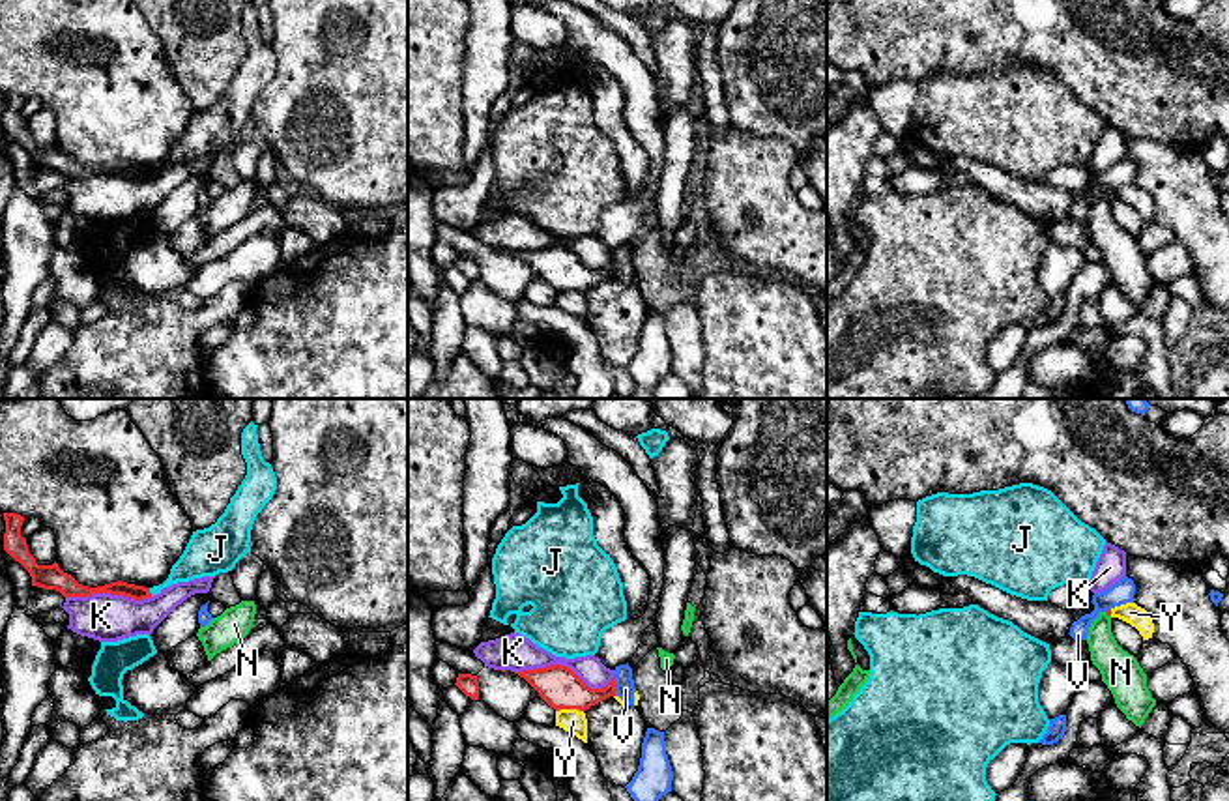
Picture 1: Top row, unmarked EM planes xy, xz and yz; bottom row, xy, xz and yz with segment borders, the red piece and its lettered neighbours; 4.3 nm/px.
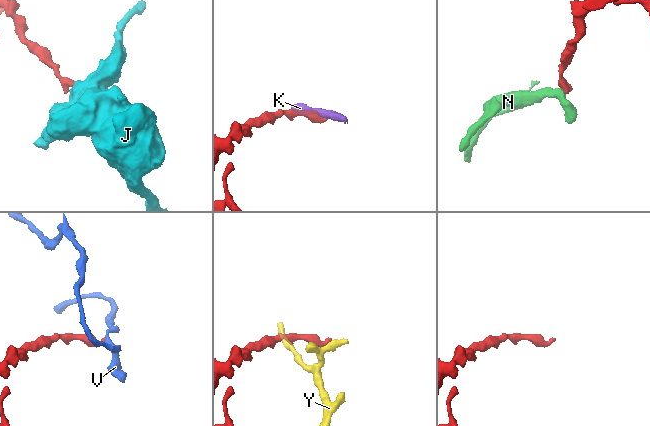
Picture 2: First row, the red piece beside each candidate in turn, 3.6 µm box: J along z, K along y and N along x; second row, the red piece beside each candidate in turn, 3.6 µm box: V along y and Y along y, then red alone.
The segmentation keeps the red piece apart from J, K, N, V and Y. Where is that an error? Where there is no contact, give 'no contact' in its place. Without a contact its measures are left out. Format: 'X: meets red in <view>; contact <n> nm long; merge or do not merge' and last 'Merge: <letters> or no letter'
J: meets red in xy; contact 40 nm long; do not merge
K: meets red in xz; contact 420 nm long; do not merge
N: meets red in yz; contact 40 nm long; do not merge
V: meets red in xz; contact 90 nm long; do not merge
Y: meets red in xz; contact 120 nm long; do not merge
Merge: no letter

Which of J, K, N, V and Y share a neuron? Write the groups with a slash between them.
J / K / N / V / Y

